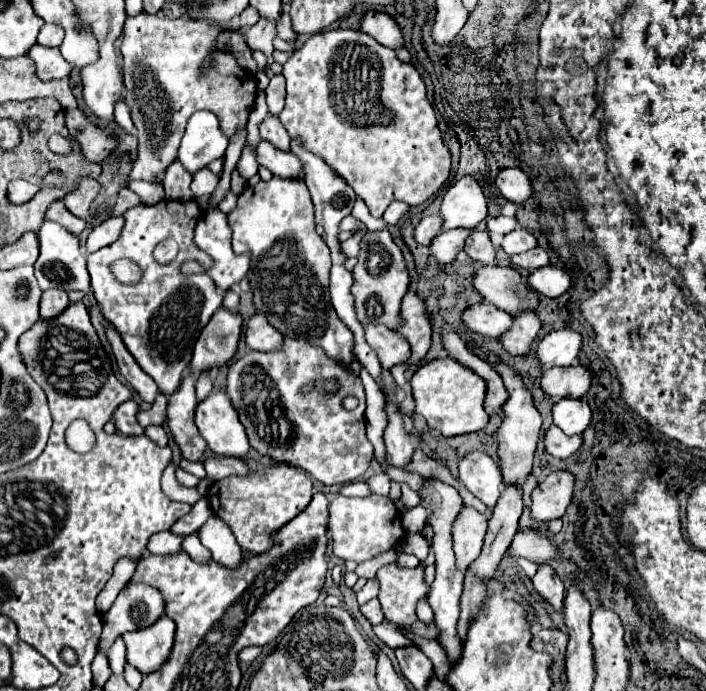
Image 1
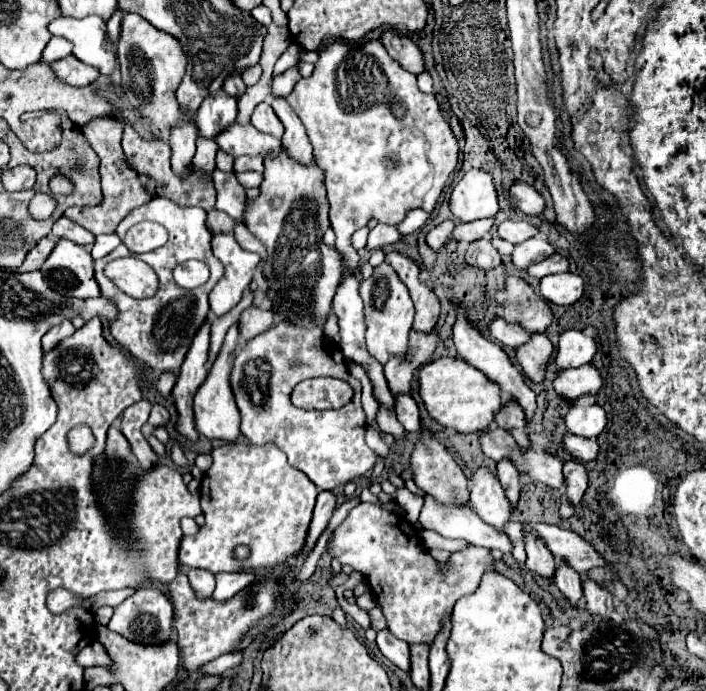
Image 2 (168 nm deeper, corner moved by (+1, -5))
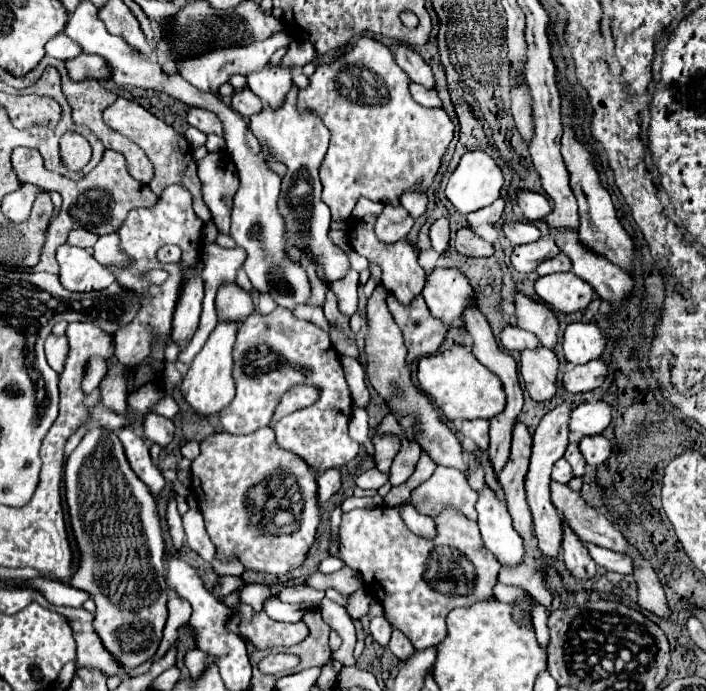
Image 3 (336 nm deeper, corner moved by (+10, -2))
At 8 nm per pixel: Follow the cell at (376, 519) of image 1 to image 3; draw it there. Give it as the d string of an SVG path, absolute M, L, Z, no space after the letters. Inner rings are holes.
M378 506L370 510L344 512L340 524L340 558L346 566L362 574L366 586L370 586L368 592L384 606L388 622L396 626L418 650L436 646L446 638L446 616L450 610L490 600L500 570L500 564L496 564L492 552L484 548L478 524L474 520L464 518L460 510L446 506L446 510L442 510L434 522L436 536L422 538L406 528L400 518L400 508Z

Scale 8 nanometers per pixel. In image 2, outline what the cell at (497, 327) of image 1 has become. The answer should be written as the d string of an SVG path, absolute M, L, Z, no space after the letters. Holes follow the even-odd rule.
M495 317L489 323L489 339L507 347L519 347L523 345L523 341L529 341L529 333L521 329L521 325L513 325L503 317Z

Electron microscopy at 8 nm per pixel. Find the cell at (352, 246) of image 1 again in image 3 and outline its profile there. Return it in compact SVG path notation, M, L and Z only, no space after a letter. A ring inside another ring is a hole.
M384 206L382 214L376 220L376 236L386 242L402 240L414 226L414 218L404 210L404 206Z

